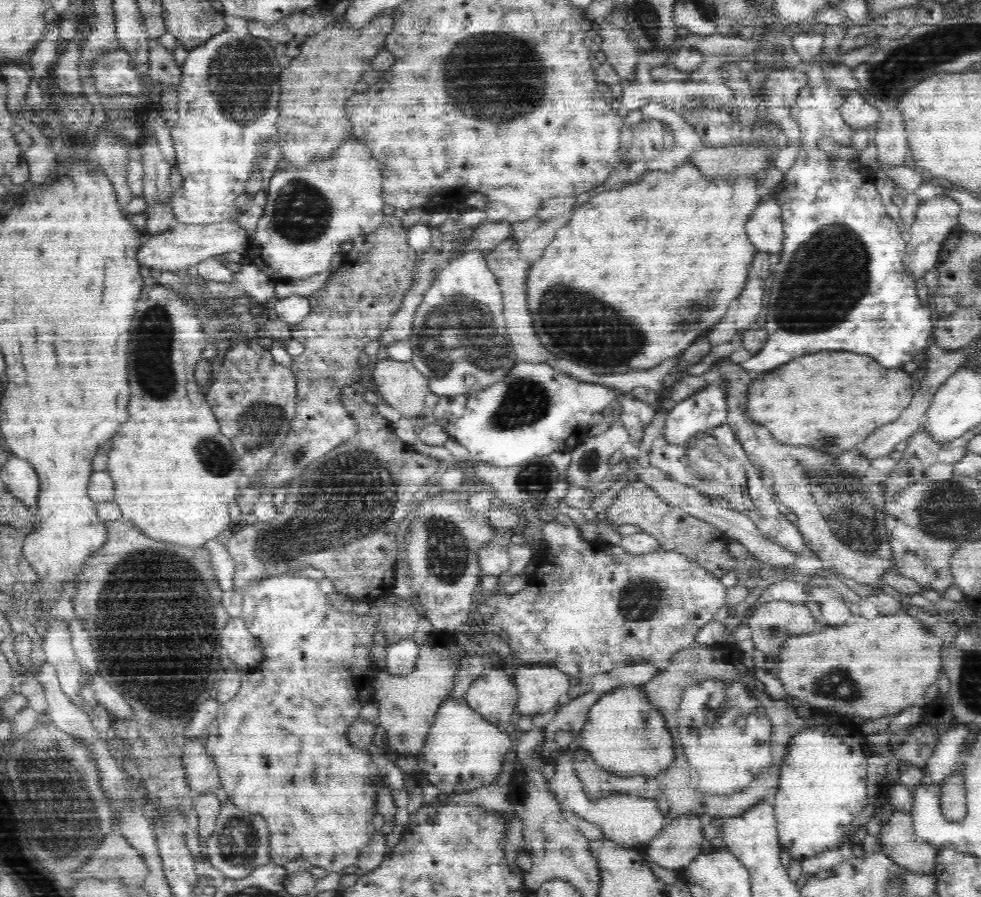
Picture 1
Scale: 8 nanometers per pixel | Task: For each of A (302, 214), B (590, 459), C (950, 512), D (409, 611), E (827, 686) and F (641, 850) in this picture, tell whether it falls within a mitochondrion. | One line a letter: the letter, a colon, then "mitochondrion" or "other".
A: mitochondrion
B: mitochondrion
C: mitochondrion
D: other
E: mitochondrion
F: other

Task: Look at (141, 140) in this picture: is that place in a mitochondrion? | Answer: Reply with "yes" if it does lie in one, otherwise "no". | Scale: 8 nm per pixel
no

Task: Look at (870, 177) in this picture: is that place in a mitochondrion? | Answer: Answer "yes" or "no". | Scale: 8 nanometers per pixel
no

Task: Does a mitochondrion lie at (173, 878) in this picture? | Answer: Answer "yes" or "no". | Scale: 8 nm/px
no

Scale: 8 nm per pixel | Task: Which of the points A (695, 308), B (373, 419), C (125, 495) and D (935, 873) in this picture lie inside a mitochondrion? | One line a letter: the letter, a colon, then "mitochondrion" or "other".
A: mitochondrion
B: other
C: other
D: other

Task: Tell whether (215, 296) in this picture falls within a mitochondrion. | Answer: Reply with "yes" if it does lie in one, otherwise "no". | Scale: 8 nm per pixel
yes

